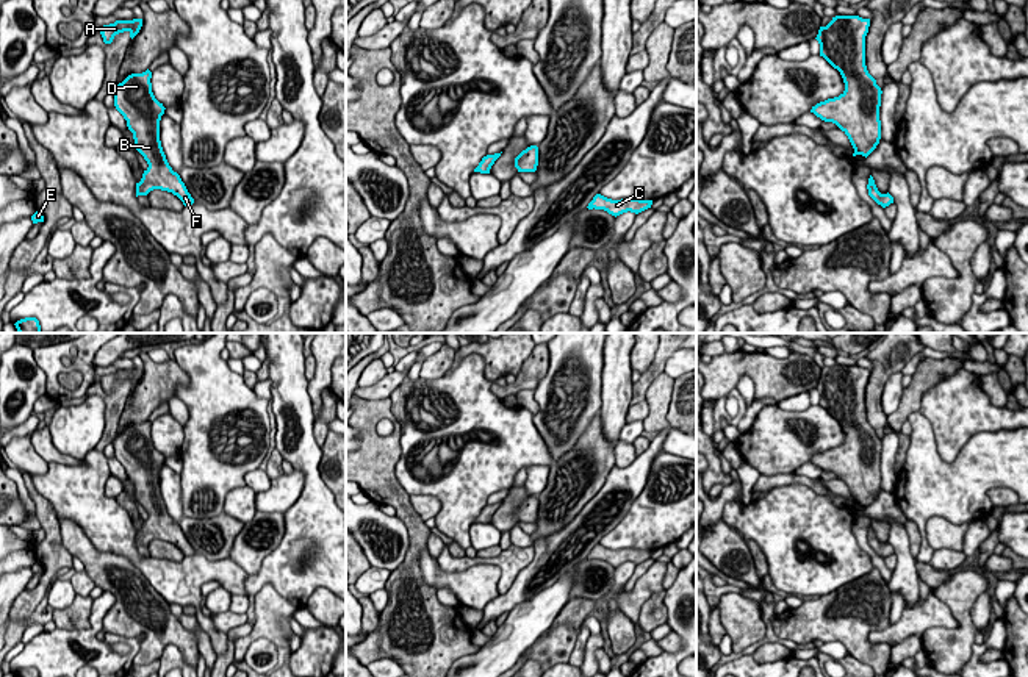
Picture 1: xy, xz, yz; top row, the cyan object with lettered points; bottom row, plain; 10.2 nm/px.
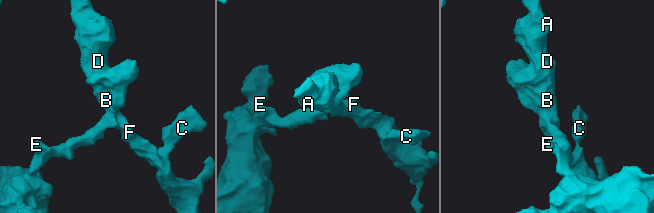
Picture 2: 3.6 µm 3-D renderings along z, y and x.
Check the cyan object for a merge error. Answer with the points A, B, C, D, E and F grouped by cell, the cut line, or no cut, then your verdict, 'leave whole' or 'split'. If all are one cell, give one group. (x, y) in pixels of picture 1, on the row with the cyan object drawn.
A B C D E F; no cut; leave whole

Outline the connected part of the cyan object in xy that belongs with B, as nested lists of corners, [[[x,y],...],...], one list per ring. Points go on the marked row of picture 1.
[[[152,72],[131,73],[113,89],[114,106],[127,120],[133,133],[135,147],[144,156],[149,167],[136,183],[136,197],[161,189],[177,195],[185,206],[194,203],[180,175],[172,170],[160,141],[160,120],[164,106],[152,92]]]

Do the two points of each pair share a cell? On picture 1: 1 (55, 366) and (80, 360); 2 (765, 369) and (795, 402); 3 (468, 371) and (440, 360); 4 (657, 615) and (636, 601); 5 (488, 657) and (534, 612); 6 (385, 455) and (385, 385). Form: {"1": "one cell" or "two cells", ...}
{"1": "one cell", "2": "two cells", "3": "two cells", "4": "two cells", "5": "one cell", "6": "two cells"}

